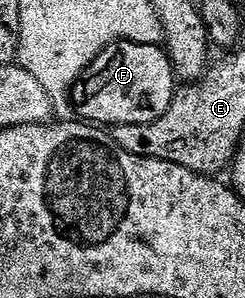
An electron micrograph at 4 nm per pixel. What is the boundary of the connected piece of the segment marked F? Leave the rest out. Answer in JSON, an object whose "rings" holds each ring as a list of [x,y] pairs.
{"rings":[[[116,41],[86,67],[71,90],[76,116],[101,127],[151,123],[167,111],[175,92],[175,74],[168,52],[161,45]]]}

